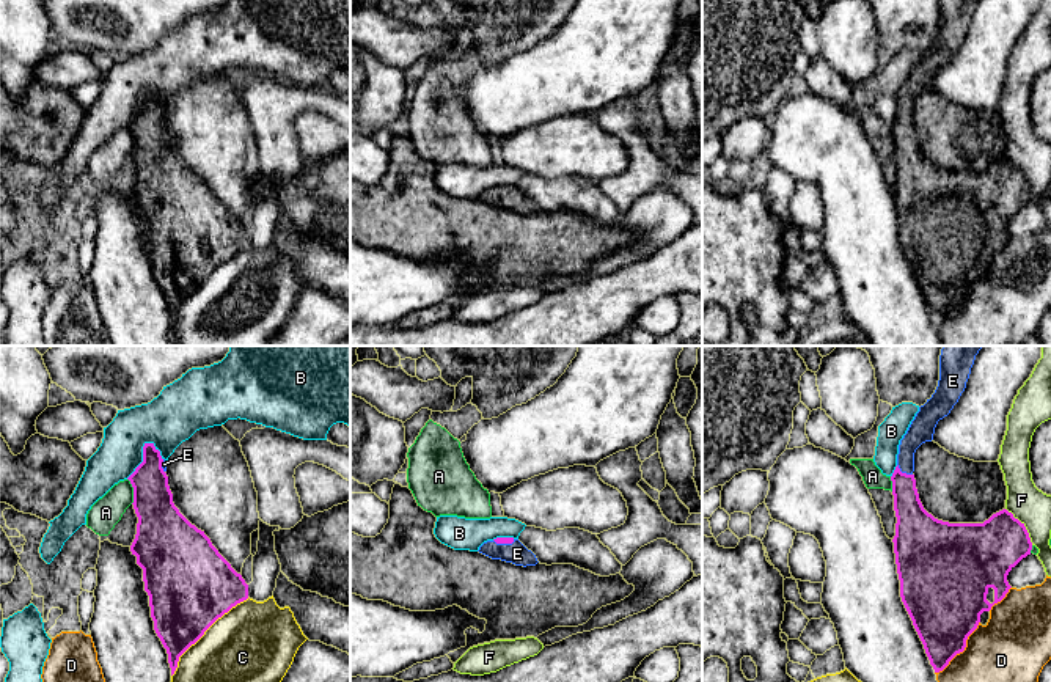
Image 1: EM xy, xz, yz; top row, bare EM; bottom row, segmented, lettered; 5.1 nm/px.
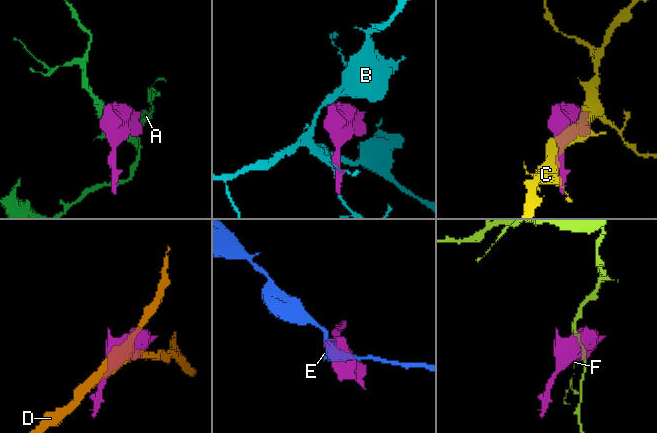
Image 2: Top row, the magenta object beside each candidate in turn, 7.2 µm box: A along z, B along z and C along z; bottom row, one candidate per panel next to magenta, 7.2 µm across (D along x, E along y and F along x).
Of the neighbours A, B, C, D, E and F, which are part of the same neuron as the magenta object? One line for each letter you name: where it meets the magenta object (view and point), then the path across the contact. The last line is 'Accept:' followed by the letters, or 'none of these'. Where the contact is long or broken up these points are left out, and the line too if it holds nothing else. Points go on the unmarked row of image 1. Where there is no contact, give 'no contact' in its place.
E: yz (904, 121) | across yz (913, 168), (904, 139), (904, 121), (907, 95), (921, 77)
Accept: E

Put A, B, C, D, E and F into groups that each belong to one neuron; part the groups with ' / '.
A / B / C / D / E / F

